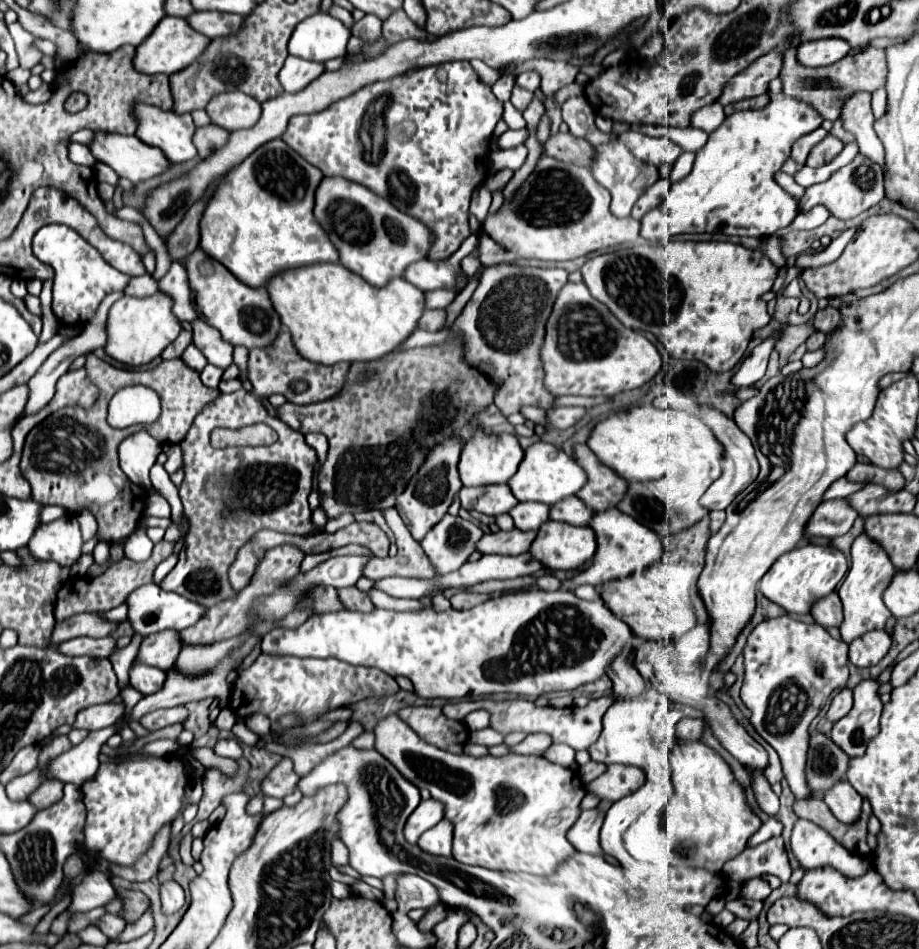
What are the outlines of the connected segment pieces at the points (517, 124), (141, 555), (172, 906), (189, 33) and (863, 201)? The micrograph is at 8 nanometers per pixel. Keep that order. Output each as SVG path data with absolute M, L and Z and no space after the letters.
M505 102L503 108L505 108L505 110L503 110L503 120L507 122L509 128L513 128L513 130L517 130L517 128L525 128L525 120L523 120L523 116L513 108L511 102Z
M143 530L133 532L125 542L123 542L123 556L133 560L133 562L143 562L151 556L153 542L147 538Z
M169 880L169 882L161 884L161 904L163 904L165 914L177 912L183 906L183 902L185 902L183 888L175 880Z
M165 16L155 26L153 34L149 34L149 38L145 38L145 42L141 42L141 46L137 46L133 66L135 66L135 70L139 70L143 74L159 74L159 72L173 74L173 72L179 72L185 66L189 66L189 62L193 62L197 56L201 56L201 50L205 50L207 44L209 44L209 38L195 32L187 24L187 20L175 18L175 16Z
M859 154L849 166L839 168L829 180L805 188L805 194L801 198L799 208L801 208L801 212L809 212L813 206L821 204L831 212L831 216L841 218L841 220L849 220L861 212L869 210L871 206L879 204L883 198L885 198L885 186L883 186L881 168L875 162L869 162L869 158L865 158L863 154Z

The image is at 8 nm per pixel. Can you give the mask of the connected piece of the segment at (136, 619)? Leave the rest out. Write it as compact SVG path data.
M145 584L137 588L125 598L125 604L127 604L127 620L131 622L133 630L141 636L149 636L167 628L183 630L185 626L193 626L197 618L201 618L201 614L205 612L205 608L197 606L195 602L189 602L187 598L173 592L165 592L157 584Z

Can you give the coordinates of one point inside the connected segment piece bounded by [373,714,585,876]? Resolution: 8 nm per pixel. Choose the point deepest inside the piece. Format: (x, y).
(511, 813)

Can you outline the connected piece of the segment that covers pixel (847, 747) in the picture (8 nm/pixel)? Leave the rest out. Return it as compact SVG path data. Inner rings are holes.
M863 680L855 690L855 704L851 712L833 724L831 740L849 756L863 756L869 740L879 730L879 716L883 704L877 696L879 684L875 680Z

